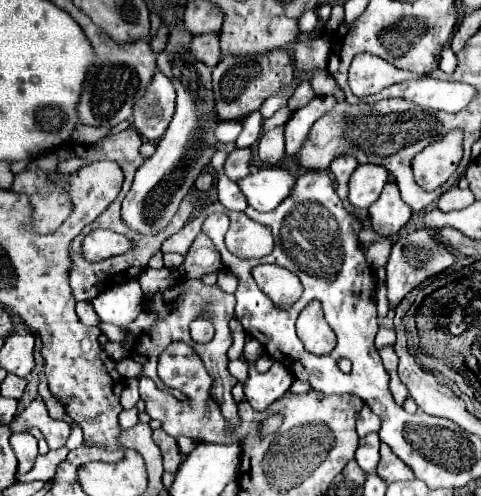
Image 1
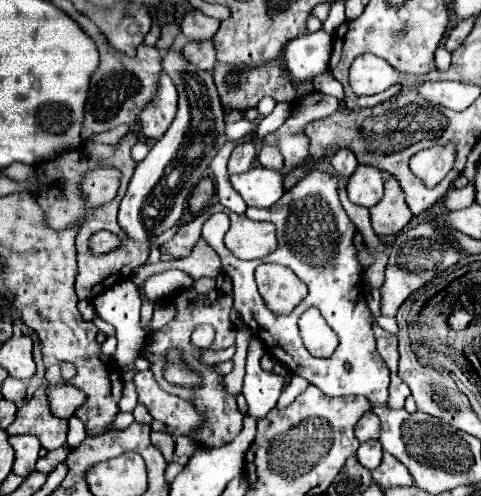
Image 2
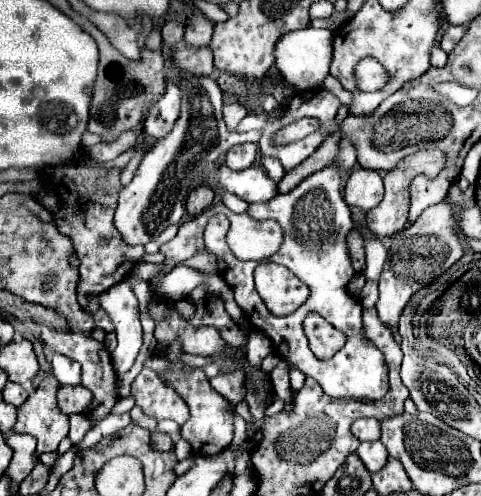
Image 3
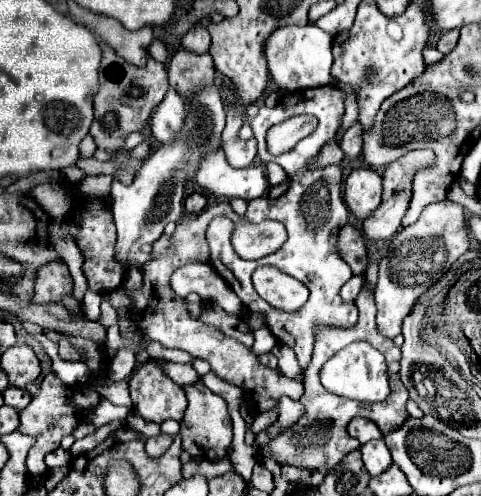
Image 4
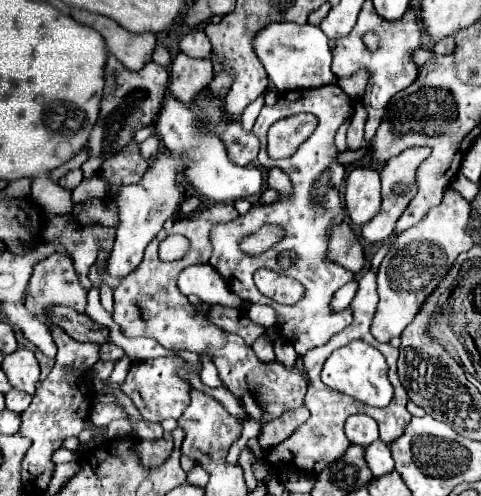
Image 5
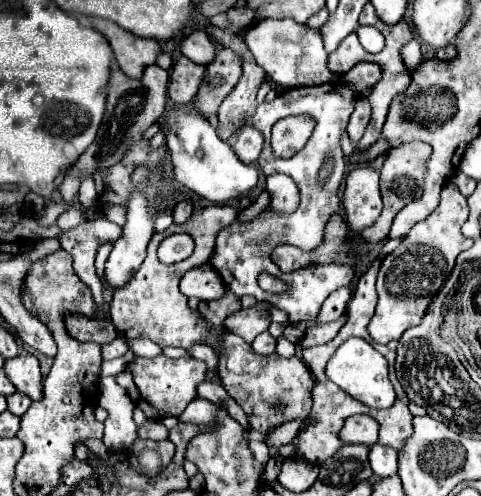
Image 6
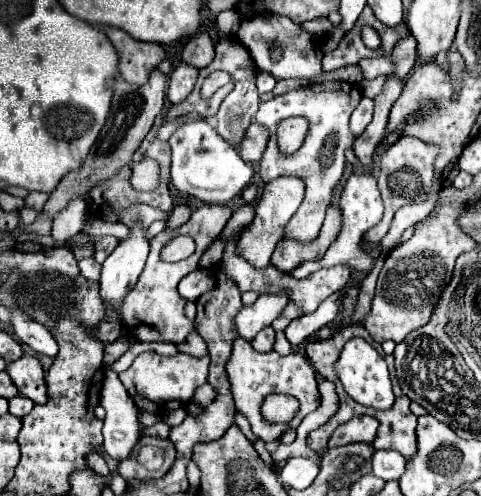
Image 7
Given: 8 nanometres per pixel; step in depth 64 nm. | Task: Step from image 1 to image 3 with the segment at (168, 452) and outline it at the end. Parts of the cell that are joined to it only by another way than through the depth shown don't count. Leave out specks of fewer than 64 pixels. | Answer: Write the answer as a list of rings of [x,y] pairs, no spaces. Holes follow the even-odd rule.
[[[152,432],[152,448],[158,452],[168,452],[174,448],[174,444],[172,444],[172,438],[168,434]]]

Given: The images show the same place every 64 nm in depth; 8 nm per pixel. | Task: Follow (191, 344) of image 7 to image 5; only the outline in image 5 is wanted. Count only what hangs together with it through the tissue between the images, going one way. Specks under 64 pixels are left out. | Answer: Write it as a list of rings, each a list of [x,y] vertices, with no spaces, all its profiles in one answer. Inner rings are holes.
[[[200,356],[200,358],[202,358],[202,362],[204,362],[204,366],[202,366],[202,372],[200,372],[200,378],[202,378],[202,382],[204,382],[206,386],[210,386],[210,388],[220,388],[220,386],[224,386],[224,382],[220,380],[220,376],[218,376],[218,370],[214,368],[212,360],[210,360],[208,356]]]

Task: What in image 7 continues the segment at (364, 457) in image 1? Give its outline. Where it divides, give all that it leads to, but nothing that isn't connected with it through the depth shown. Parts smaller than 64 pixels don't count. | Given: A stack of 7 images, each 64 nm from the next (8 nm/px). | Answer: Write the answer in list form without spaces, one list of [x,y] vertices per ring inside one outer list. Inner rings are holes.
[[[376,450],[372,456],[374,474],[382,480],[398,480],[404,472],[404,456],[396,450]]]

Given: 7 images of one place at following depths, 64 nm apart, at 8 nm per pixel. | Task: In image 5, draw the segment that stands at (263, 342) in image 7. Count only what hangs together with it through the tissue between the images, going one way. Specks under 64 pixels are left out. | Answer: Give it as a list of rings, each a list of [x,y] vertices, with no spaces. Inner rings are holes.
[[[260,336],[254,344],[252,344],[252,350],[256,352],[256,356],[262,360],[262,362],[272,362],[272,360],[276,360],[274,358],[274,350],[272,350],[272,344],[264,338],[264,336]]]

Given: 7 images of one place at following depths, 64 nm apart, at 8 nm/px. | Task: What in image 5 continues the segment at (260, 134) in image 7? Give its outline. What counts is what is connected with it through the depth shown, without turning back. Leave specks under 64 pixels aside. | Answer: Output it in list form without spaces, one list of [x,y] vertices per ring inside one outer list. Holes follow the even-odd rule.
[[[228,122],[222,134],[226,152],[238,166],[248,166],[258,156],[258,138],[252,132],[244,132],[240,122]]]

